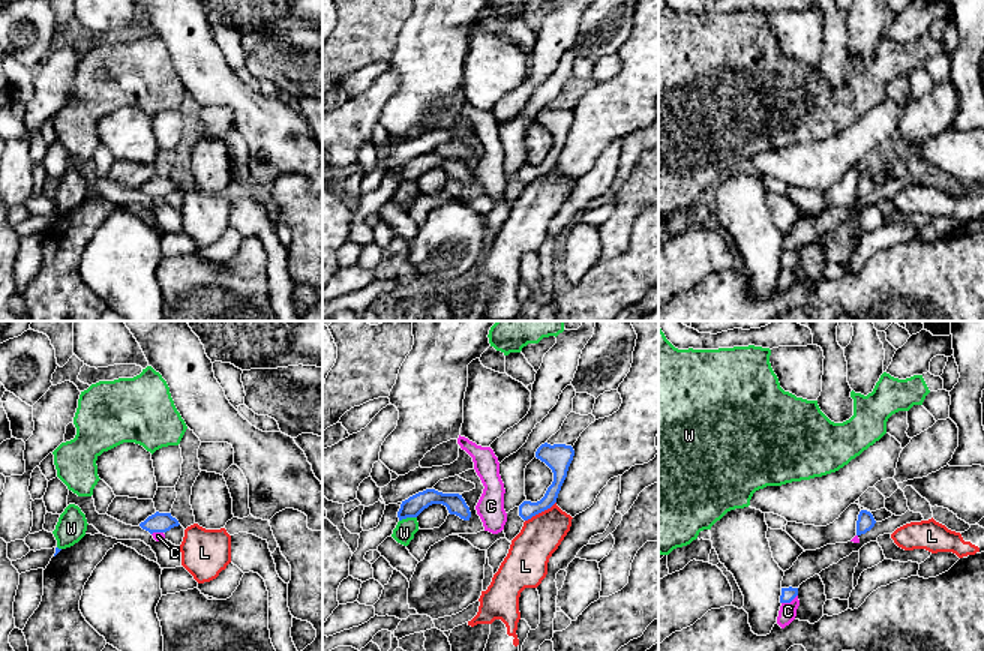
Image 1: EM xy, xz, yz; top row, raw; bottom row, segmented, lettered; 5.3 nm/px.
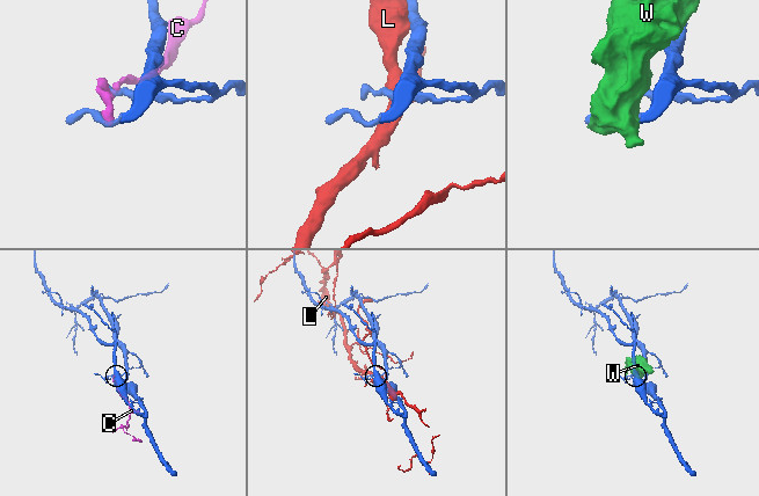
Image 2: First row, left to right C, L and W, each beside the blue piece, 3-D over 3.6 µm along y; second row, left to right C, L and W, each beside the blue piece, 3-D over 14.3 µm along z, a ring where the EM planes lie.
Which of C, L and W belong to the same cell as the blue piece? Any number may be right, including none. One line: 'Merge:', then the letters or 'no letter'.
Merge: no letter

